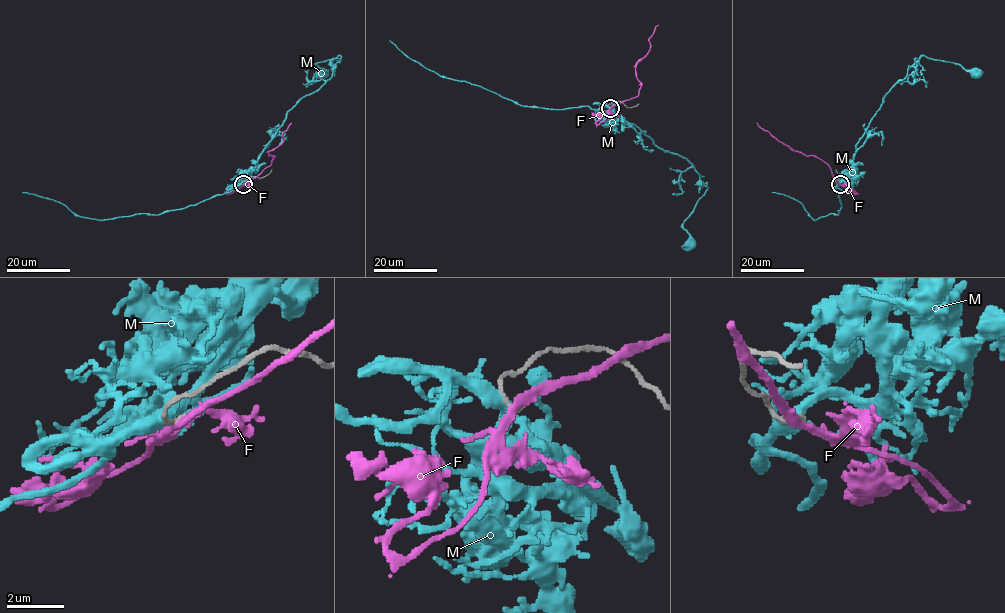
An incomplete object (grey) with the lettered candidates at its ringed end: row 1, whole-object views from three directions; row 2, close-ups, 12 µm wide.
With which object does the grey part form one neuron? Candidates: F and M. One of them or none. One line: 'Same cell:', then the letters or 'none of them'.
Same cell: F

